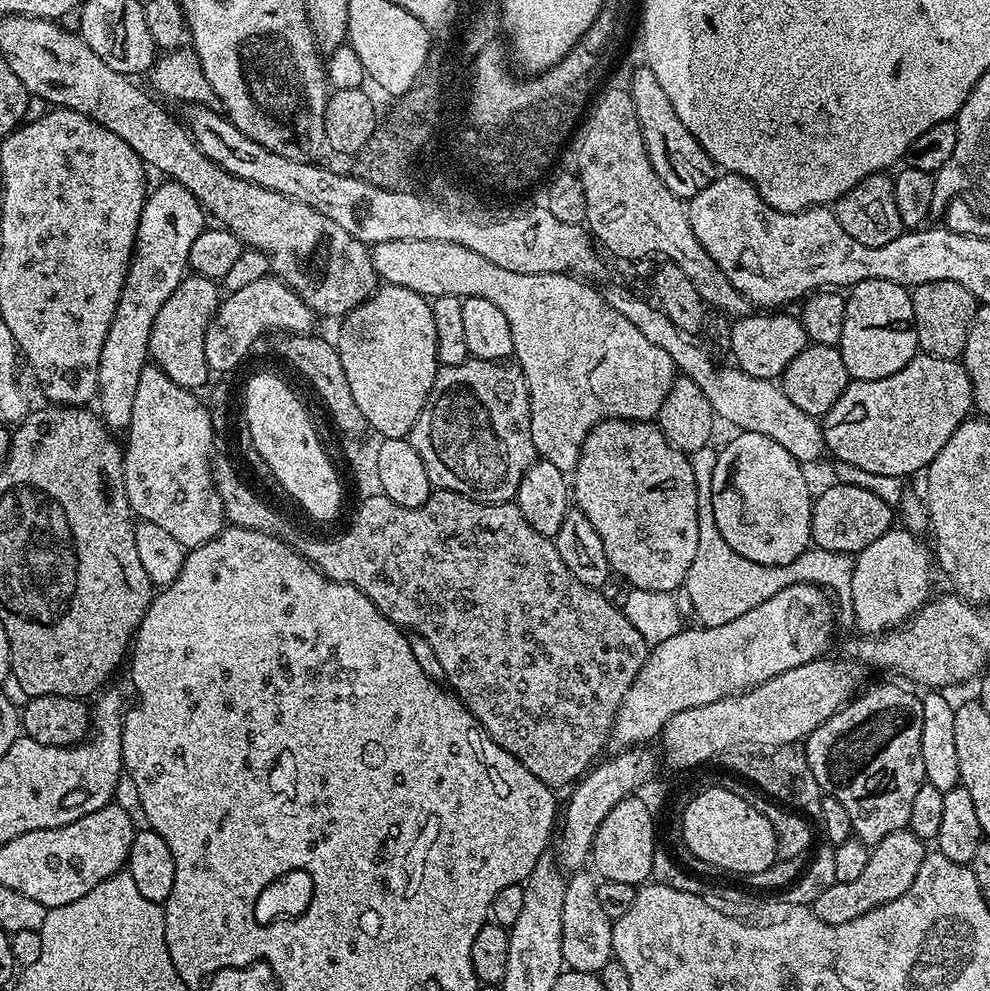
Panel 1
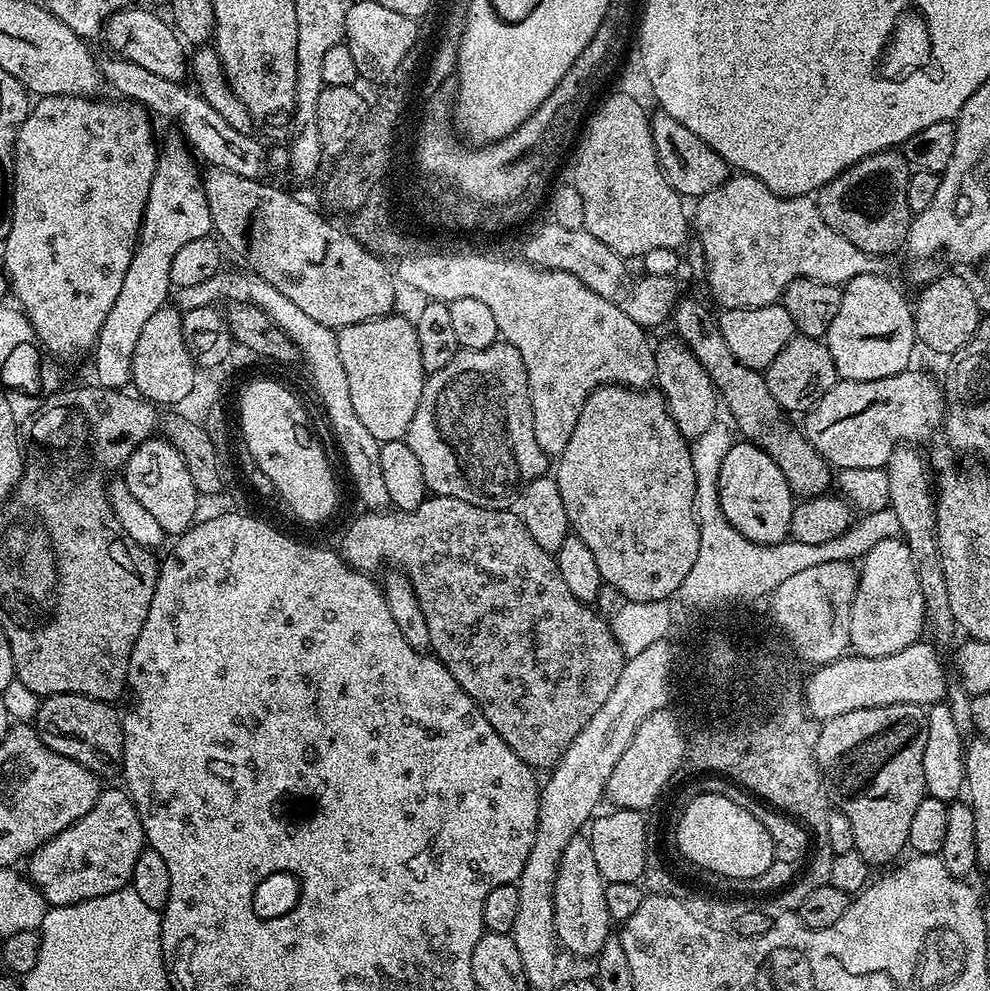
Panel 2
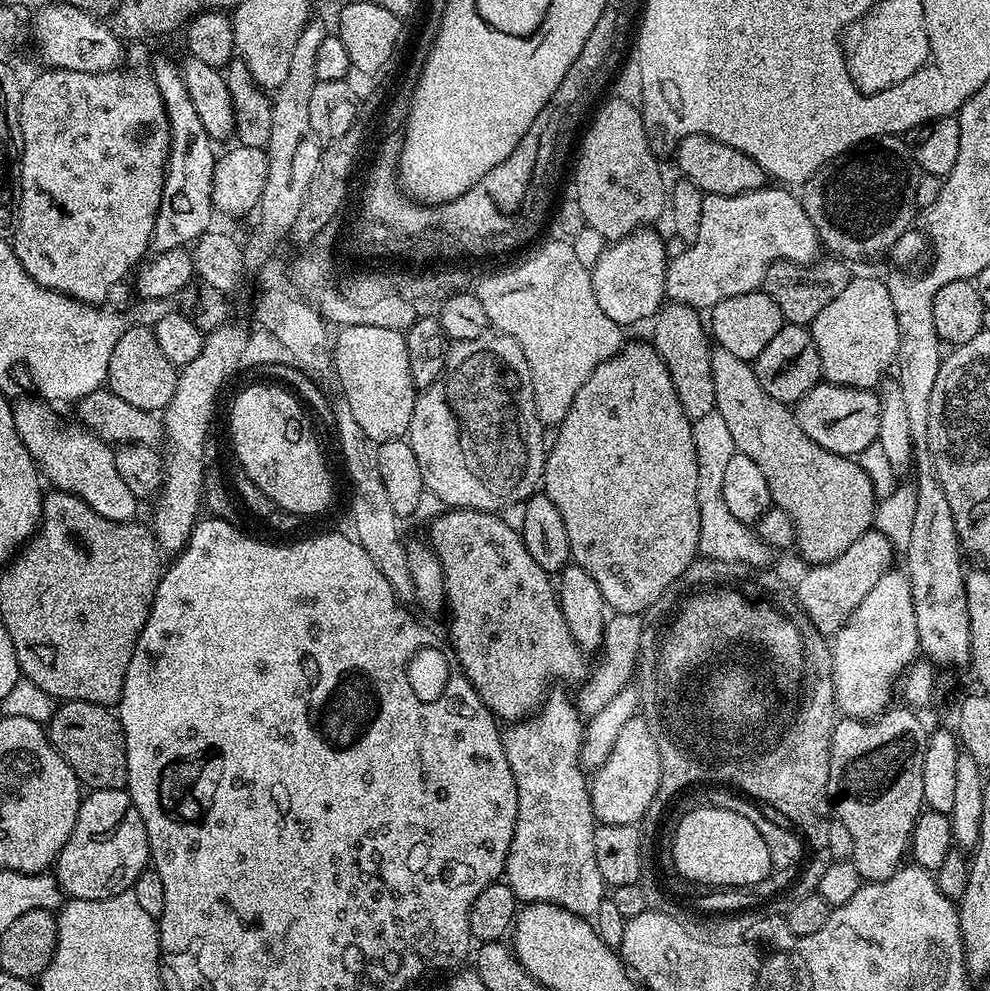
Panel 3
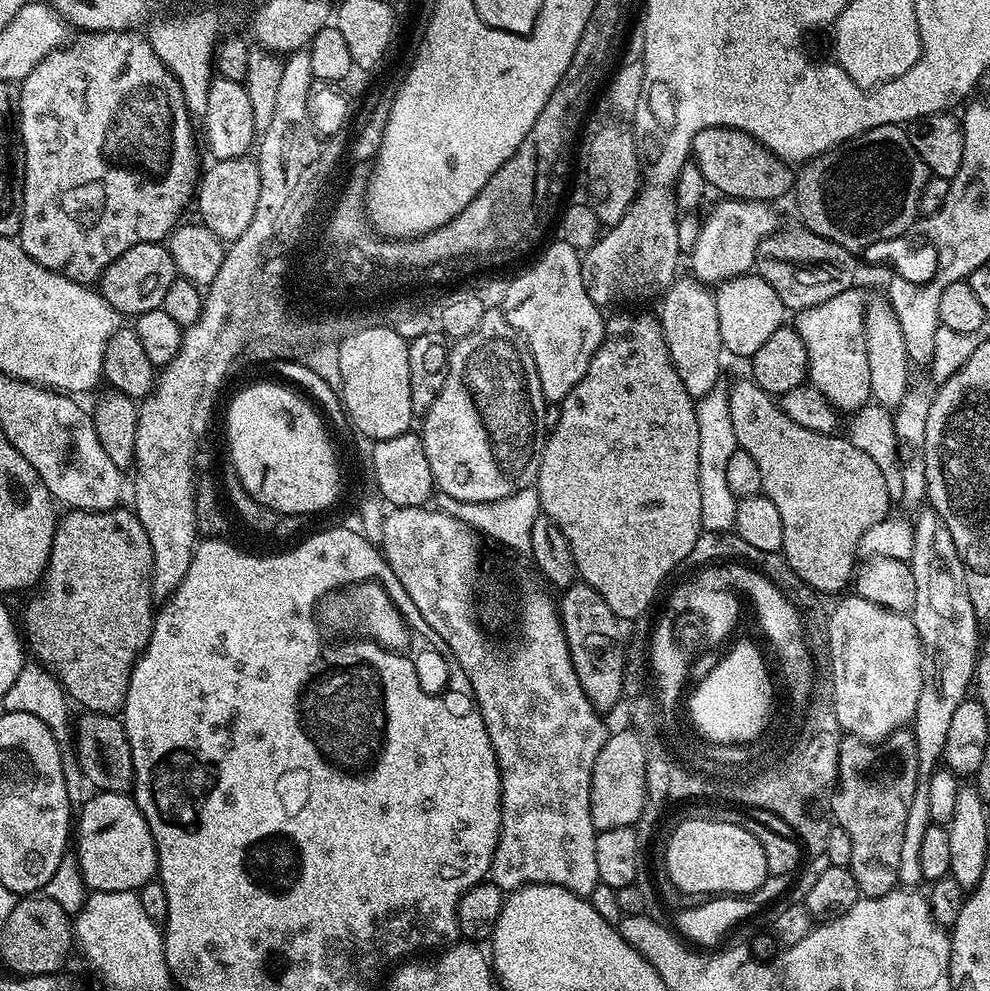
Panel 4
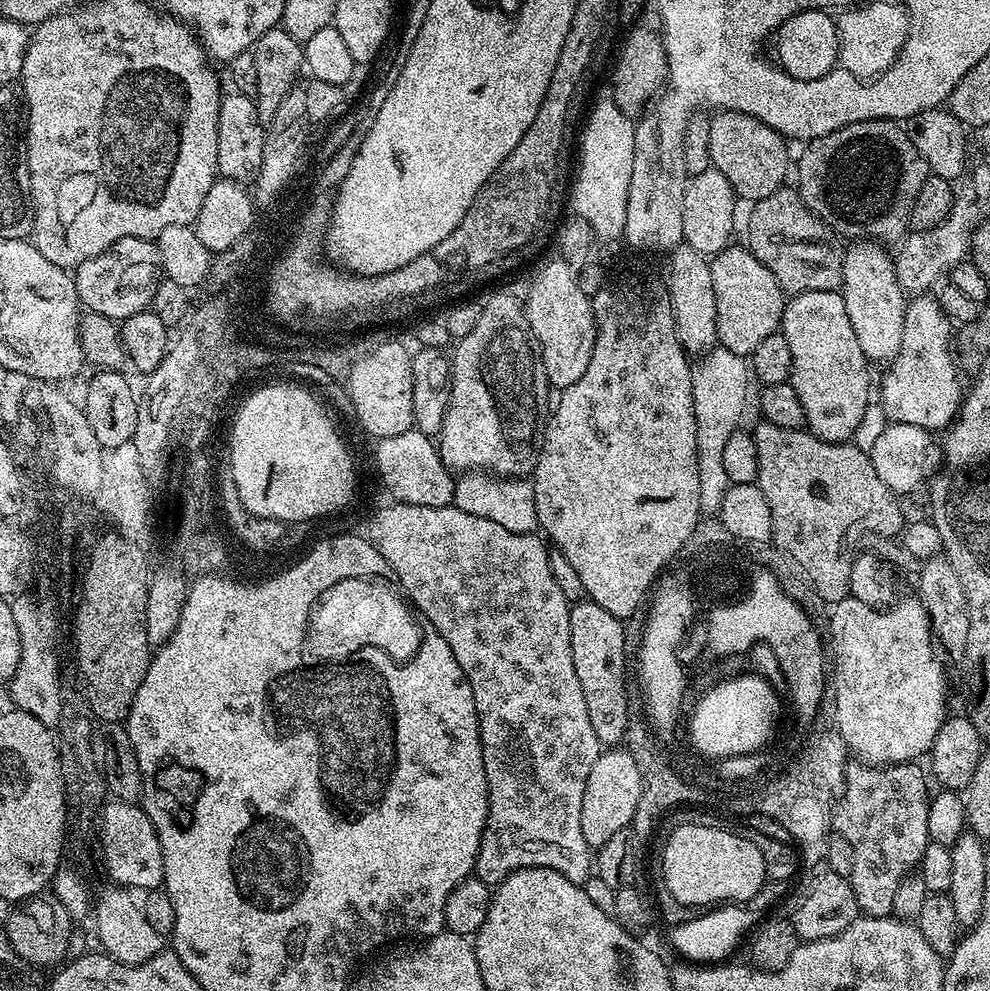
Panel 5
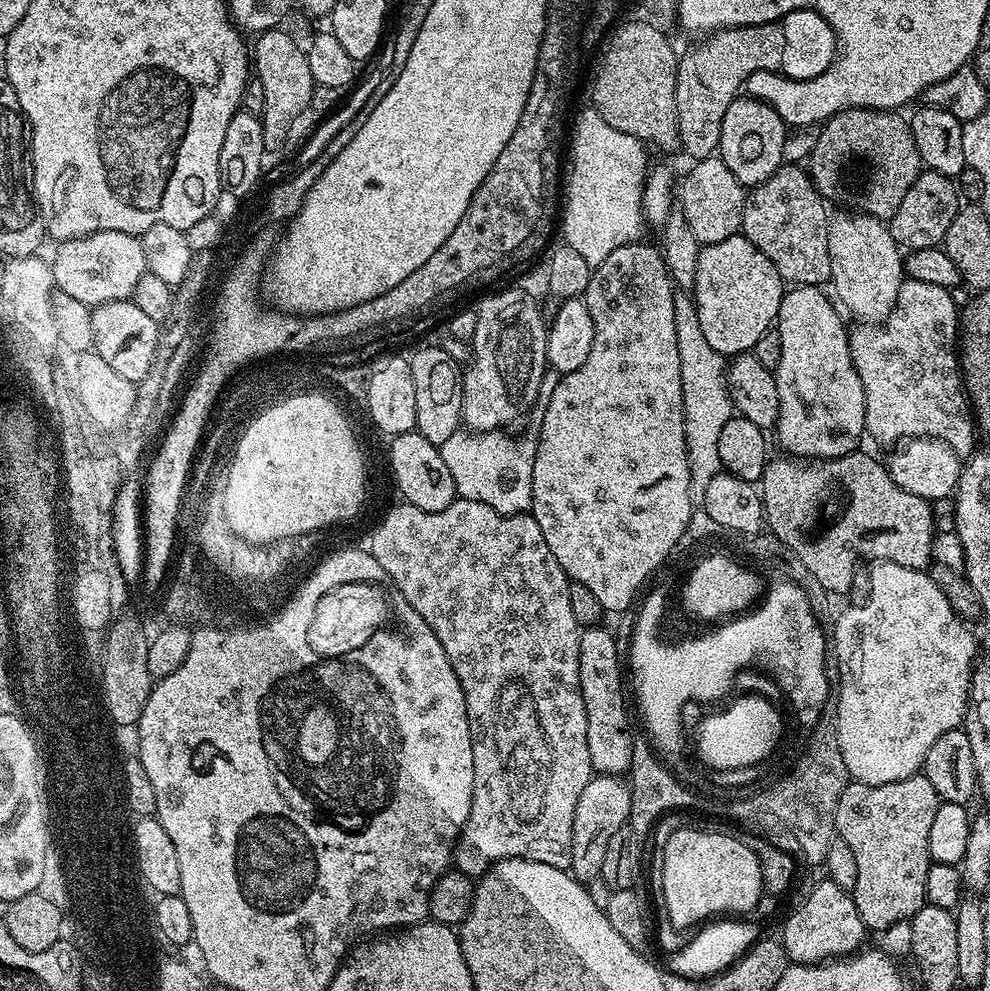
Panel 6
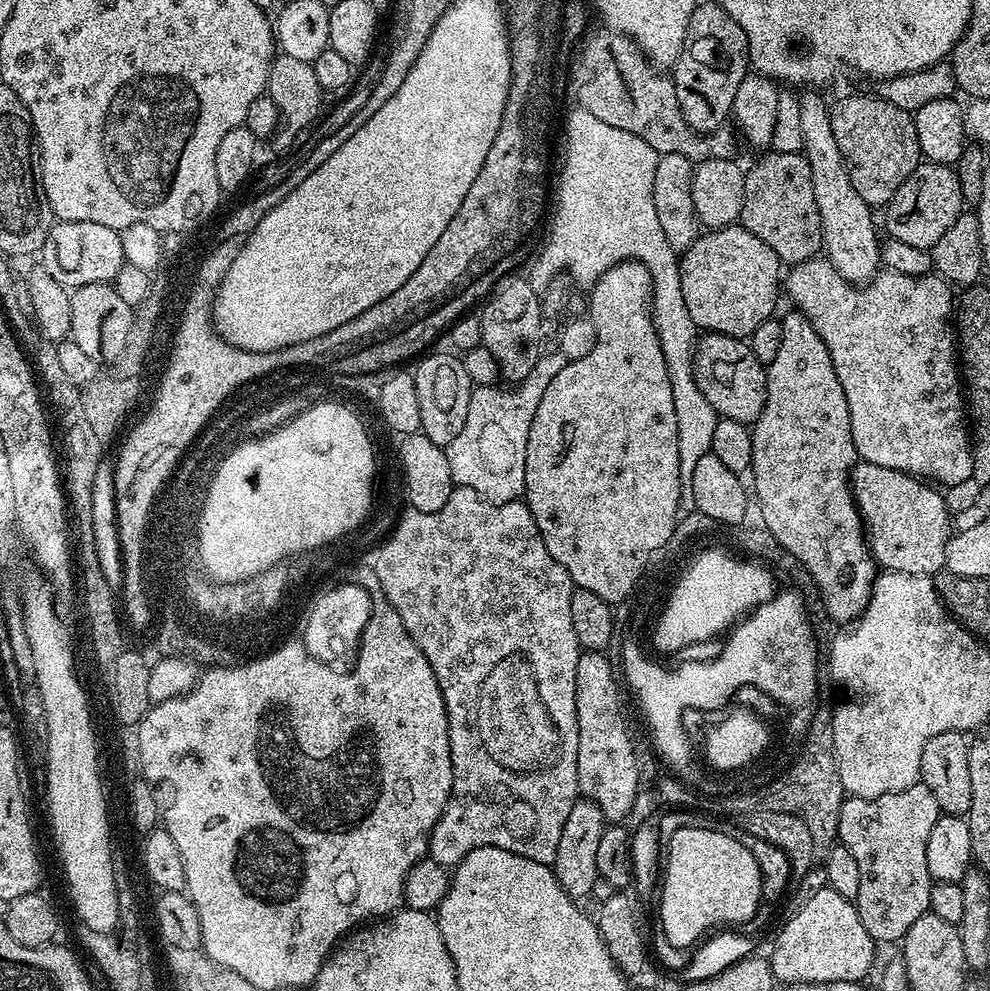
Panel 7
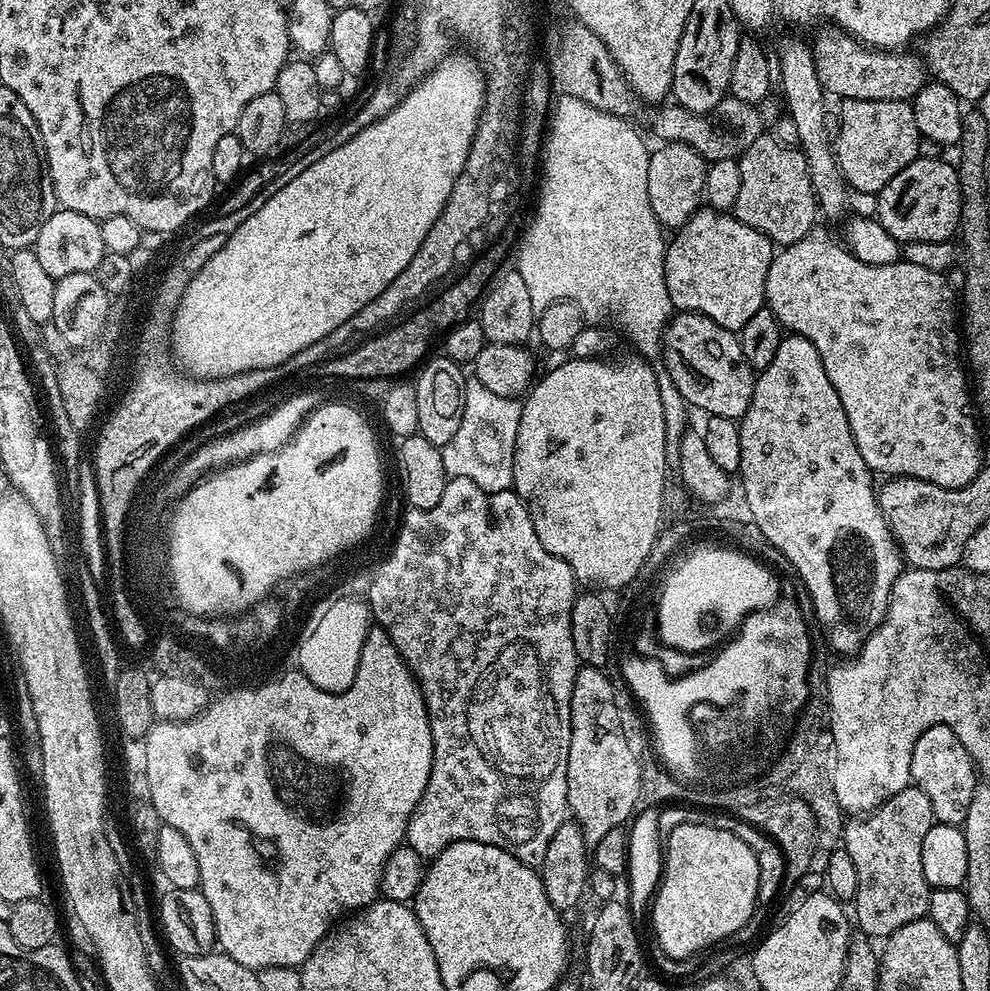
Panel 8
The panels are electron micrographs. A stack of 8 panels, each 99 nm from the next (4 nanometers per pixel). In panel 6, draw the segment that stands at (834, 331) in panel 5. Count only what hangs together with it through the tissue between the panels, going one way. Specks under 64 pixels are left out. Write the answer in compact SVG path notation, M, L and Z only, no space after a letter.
M814 284L789 287L776 315L782 338L782 358L774 369L780 399L780 418L776 421L774 435L780 439L784 447L781 449L785 453L801 458L847 456L849 452L861 447L860 435L863 437L866 432L866 398L862 378L852 361L852 348L850 340L848 344L844 320L840 317L841 309L834 303L833 297L829 293L828 297L824 291L823 287Z

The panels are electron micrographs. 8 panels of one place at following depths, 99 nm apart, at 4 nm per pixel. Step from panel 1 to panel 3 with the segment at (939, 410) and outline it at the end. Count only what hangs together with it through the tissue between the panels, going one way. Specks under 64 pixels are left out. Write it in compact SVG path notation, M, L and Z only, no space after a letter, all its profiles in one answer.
M816 384L794 405L802 434L824 450L853 458L877 443L880 435L880 398L871 388L848 388L844 384Z

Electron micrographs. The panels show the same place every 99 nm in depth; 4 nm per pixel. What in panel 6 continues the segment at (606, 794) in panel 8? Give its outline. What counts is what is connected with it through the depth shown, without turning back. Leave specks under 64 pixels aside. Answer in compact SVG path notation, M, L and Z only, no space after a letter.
M603 632L580 633L580 693L586 706L586 738L590 746L590 762L597 773L605 776L620 776L632 765L632 743L634 732L628 729L628 708L624 705L626 680L620 677L620 648L614 638Z

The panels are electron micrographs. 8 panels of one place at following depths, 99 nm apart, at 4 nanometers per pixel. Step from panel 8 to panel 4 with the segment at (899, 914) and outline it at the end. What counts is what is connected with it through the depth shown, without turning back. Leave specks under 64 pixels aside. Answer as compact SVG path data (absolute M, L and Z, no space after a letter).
M911 730L892 732L879 742L845 735L840 742L839 781L830 796L830 816L850 834L850 862L864 896L881 896L897 887L903 830L918 778L916 739Z

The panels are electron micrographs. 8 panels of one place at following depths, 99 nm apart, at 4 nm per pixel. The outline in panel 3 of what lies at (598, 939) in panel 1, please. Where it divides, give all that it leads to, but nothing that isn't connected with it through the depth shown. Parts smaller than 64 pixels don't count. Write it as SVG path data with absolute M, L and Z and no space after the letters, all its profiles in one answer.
M554 692L538 710L519 722L509 723L502 732L506 762L510 762L514 786L518 790L518 814L502 876L517 901L557 904L575 916L592 918L606 899L606 877L600 869L601 857L596 857L598 821L592 805L590 780L580 763L586 724L583 719L580 721L575 706L562 693Z

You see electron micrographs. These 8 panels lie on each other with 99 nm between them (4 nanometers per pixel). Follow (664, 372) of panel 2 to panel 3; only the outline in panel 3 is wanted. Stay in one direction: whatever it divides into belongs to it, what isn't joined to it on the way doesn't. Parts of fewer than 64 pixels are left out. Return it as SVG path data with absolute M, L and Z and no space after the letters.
M665 303L654 317L656 325L650 337L652 347L664 359L666 370L670 370L678 402L682 402L682 410L691 421L716 411L712 373L713 345L710 343L709 329L705 321L704 324L700 321L700 316L701 313L688 304Z

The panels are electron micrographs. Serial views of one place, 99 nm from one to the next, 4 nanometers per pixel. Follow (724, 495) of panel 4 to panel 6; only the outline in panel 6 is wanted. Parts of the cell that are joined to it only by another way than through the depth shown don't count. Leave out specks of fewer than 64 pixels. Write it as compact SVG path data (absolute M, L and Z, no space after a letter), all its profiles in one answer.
M691 299L676 301L676 333L678 334L678 356L682 366L682 386L684 387L684 429L686 430L686 450L692 471L693 489L703 490L710 486L714 477L721 475L718 458L718 438L722 426L730 422L734 415L734 393L730 387L730 368L726 357L718 354L702 334L698 326L696 305Z

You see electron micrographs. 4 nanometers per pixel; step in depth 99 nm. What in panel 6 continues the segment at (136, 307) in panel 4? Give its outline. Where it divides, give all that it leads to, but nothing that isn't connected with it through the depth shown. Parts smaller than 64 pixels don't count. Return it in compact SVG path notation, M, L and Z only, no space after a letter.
M102 230L82 238L61 240L55 247L56 253L50 257L55 287L89 306L132 300L138 282L148 271L139 239L118 230Z

